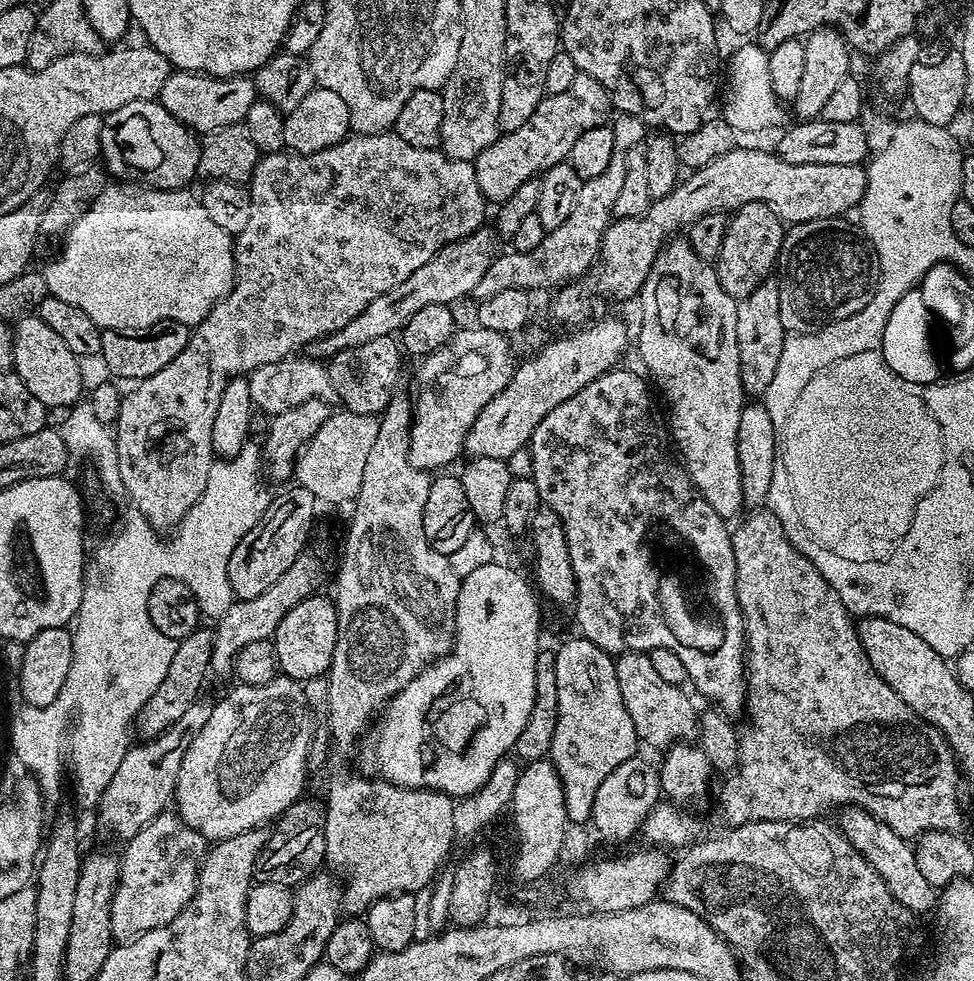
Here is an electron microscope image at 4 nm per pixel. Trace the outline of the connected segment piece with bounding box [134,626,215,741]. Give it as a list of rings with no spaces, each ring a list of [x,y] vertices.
[[[201,626],[191,632],[186,638],[182,638],[176,645],[174,658],[170,658],[170,670],[166,670],[166,678],[162,678],[162,686],[154,690],[154,694],[142,706],[142,710],[136,715],[134,728],[140,732],[145,741],[150,741],[162,735],[168,727],[174,726],[178,718],[190,709],[190,706],[201,699],[200,691],[204,688],[204,679],[210,676],[212,667],[212,651],[214,650],[213,629]]]

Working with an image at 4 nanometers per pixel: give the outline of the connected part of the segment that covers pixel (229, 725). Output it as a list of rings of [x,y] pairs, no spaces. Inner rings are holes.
[[[280,674],[277,675],[275,680],[266,682],[262,686],[237,683],[235,687],[236,689],[233,692],[225,694],[224,700],[215,701],[212,704],[212,713],[210,714],[209,721],[199,731],[198,736],[194,738],[194,742],[191,742],[190,748],[186,750],[185,758],[182,760],[181,772],[178,774],[174,795],[175,811],[188,826],[198,830],[198,834],[202,834],[204,839],[209,842],[234,838],[237,834],[246,834],[251,828],[267,825],[267,820],[269,822],[275,821],[294,801],[301,799],[305,795],[304,779],[310,774],[308,755],[310,754],[312,739],[318,727],[318,721],[315,720],[317,717],[314,715],[310,702],[306,700],[304,686],[301,681],[289,680],[287,676]]]

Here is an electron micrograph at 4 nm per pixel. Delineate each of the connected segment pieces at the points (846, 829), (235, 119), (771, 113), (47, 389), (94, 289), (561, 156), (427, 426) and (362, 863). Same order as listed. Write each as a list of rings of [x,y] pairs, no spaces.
[[[848,806],[840,814],[840,831],[844,833],[850,846],[854,846],[854,850],[858,850],[858,854],[862,854],[862,858],[866,858],[866,862],[870,862],[874,870],[878,870],[890,894],[894,894],[898,902],[902,902],[902,906],[906,906],[913,914],[931,913],[938,903],[938,892],[930,886],[930,882],[926,882],[926,878],[922,878],[918,870],[915,847],[905,837],[894,834],[890,826],[886,826],[878,817],[871,816],[864,808]]]
[[[173,71],[162,86],[159,101],[163,108],[170,110],[178,122],[197,134],[222,130],[222,126],[243,124],[246,110],[257,100],[255,79],[243,76],[205,76],[203,72]]]
[[[744,42],[741,44],[744,45],[741,48],[734,49],[732,57],[729,60],[727,57],[726,60],[726,72],[728,68],[728,93],[724,96],[722,119],[740,134],[744,134],[744,132],[760,132],[763,128],[776,128],[784,120],[785,105],[782,103],[780,97],[777,96],[774,86],[770,82],[768,53],[755,42]]]
[[[39,314],[21,316],[15,321],[12,333],[12,368],[17,376],[49,410],[67,409],[81,399],[80,391],[84,388],[84,372],[80,369],[81,357],[76,356]]]
[[[128,182],[109,183],[102,190],[102,194],[98,194],[96,201],[88,205],[82,215],[75,220],[63,237],[63,240],[65,239],[64,249],[61,250],[60,257],[50,261],[46,266],[43,265],[42,271],[46,278],[48,294],[62,298],[62,302],[70,302],[70,306],[78,306],[90,318],[94,318],[94,322],[101,330],[106,328],[151,330],[153,326],[164,320],[176,320],[180,324],[189,326],[200,324],[202,318],[206,318],[206,314],[210,314],[212,307],[229,292],[233,282],[236,281],[236,263],[232,253],[234,247],[233,233],[222,230],[222,226],[217,226],[210,219],[210,214],[206,214],[206,210],[200,205],[199,199],[195,195],[191,196],[191,191],[147,186],[136,187],[140,186],[133,186]]]
[[[577,71],[570,90],[557,96],[545,95],[538,110],[534,110],[534,114],[530,114],[530,118],[526,118],[518,130],[503,133],[476,156],[476,177],[485,201],[499,202],[510,198],[510,194],[514,194],[522,182],[539,177],[550,170],[550,166],[565,163],[580,135],[605,123],[613,108],[612,97],[601,82]]]
[[[461,327],[446,346],[419,361],[410,442],[410,458],[419,468],[444,470],[462,456],[464,439],[470,426],[474,426],[474,418],[482,414],[482,406],[501,392],[516,373],[518,360],[512,357],[511,339],[502,332],[471,327]]]
[[[338,773],[328,784],[328,800],[324,804],[324,859],[327,867],[342,881],[342,908],[352,918],[367,913],[375,900],[397,896],[399,892],[416,894],[419,888],[427,889],[437,879],[440,863],[447,858],[456,836],[453,797],[445,792],[431,792],[428,788],[400,788],[386,780],[371,779]]]

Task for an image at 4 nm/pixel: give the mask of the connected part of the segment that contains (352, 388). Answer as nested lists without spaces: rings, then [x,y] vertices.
[[[392,336],[373,338],[362,346],[342,350],[327,361],[326,367],[336,399],[347,411],[354,414],[376,416],[383,413],[385,406],[397,395],[400,384],[400,356],[402,348]]]

